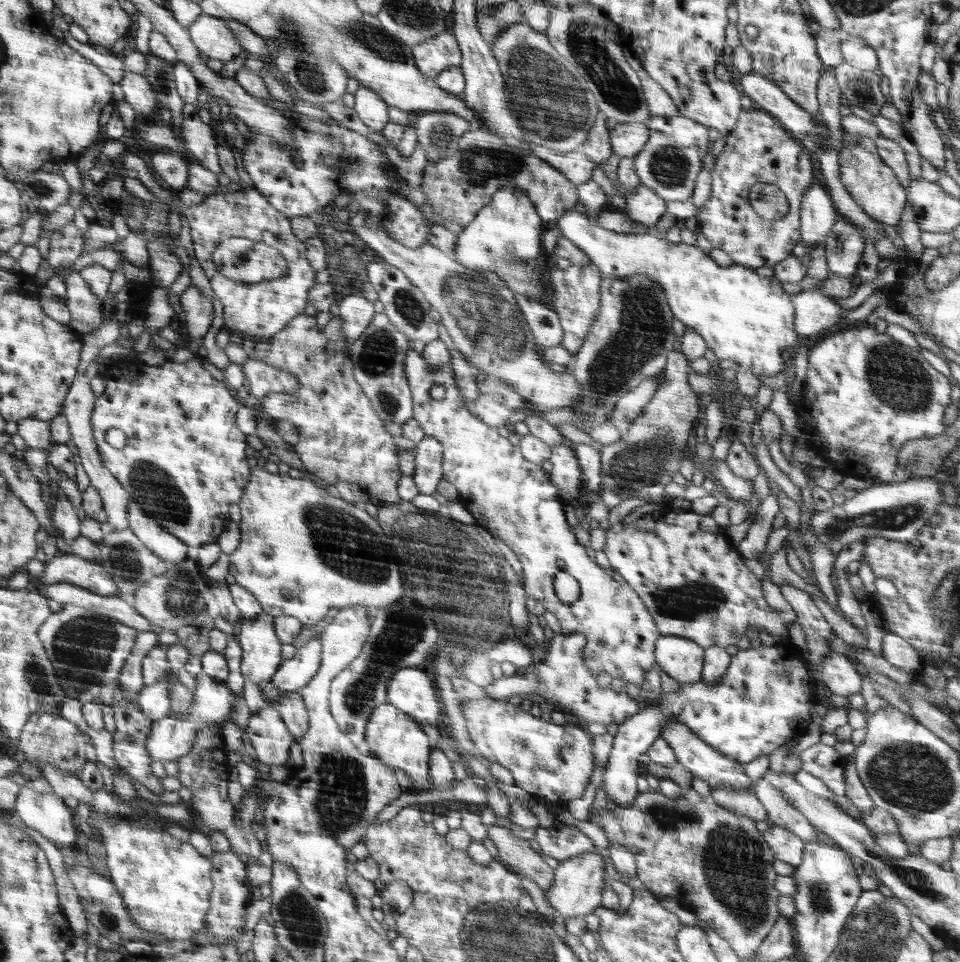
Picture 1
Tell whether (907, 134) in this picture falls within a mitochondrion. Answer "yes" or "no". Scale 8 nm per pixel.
no

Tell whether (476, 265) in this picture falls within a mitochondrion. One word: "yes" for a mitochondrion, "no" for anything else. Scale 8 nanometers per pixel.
yes

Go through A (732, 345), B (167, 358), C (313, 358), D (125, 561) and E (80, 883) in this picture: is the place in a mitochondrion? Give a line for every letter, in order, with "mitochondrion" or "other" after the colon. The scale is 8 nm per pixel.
A: other
B: other
C: other
D: mitochondrion
E: other

